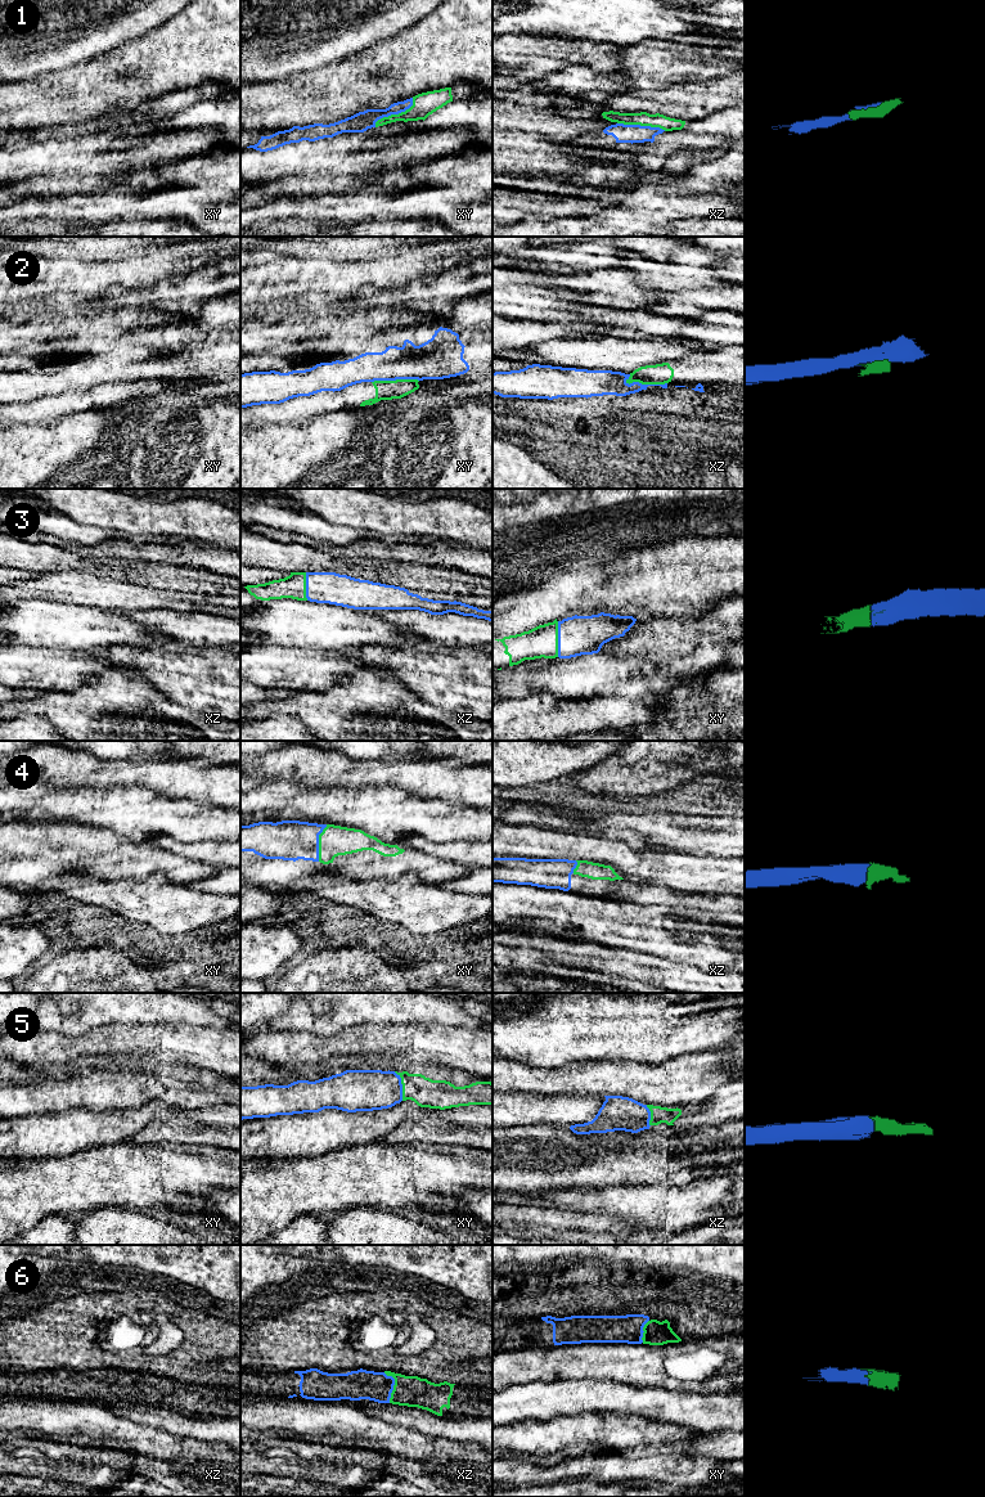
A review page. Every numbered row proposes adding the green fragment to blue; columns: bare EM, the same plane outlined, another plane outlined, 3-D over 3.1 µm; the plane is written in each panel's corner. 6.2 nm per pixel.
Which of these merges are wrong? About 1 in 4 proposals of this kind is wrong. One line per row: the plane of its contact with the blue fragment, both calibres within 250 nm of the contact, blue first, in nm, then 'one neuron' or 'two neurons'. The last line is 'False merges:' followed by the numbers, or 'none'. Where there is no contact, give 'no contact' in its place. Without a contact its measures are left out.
1: meets blue in xy; 120 nm thick on the blue side, 140 nm on the other; one neuron
2: meets blue in xz; 160 nm thick on the blue side, 130 nm on the other; two neurons
3: meets blue in xy; 240 nm thick on the blue side, 190 nm on the other; one neuron
4: meets blue in xy; 260 nm thick on the blue side, 190 nm on the other; one neuron
5: meets blue in xy; 260 nm thick on the blue side, 180 nm on the other; one neuron
6: meets blue in xz; 190 nm thick on the blue side, 190 nm on the other; one neuron
False merges: 2

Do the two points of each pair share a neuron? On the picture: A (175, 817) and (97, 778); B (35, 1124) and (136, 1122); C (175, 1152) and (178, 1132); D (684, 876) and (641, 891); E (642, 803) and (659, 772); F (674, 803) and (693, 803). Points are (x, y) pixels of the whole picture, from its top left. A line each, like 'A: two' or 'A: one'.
A: two
B: one
C: two
D: two
E: two
F: one

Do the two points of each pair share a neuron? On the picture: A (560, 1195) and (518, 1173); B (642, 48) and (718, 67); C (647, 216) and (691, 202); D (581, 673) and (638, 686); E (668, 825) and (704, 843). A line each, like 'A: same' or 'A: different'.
A: different
B: same
C: same
D: same
E: same

